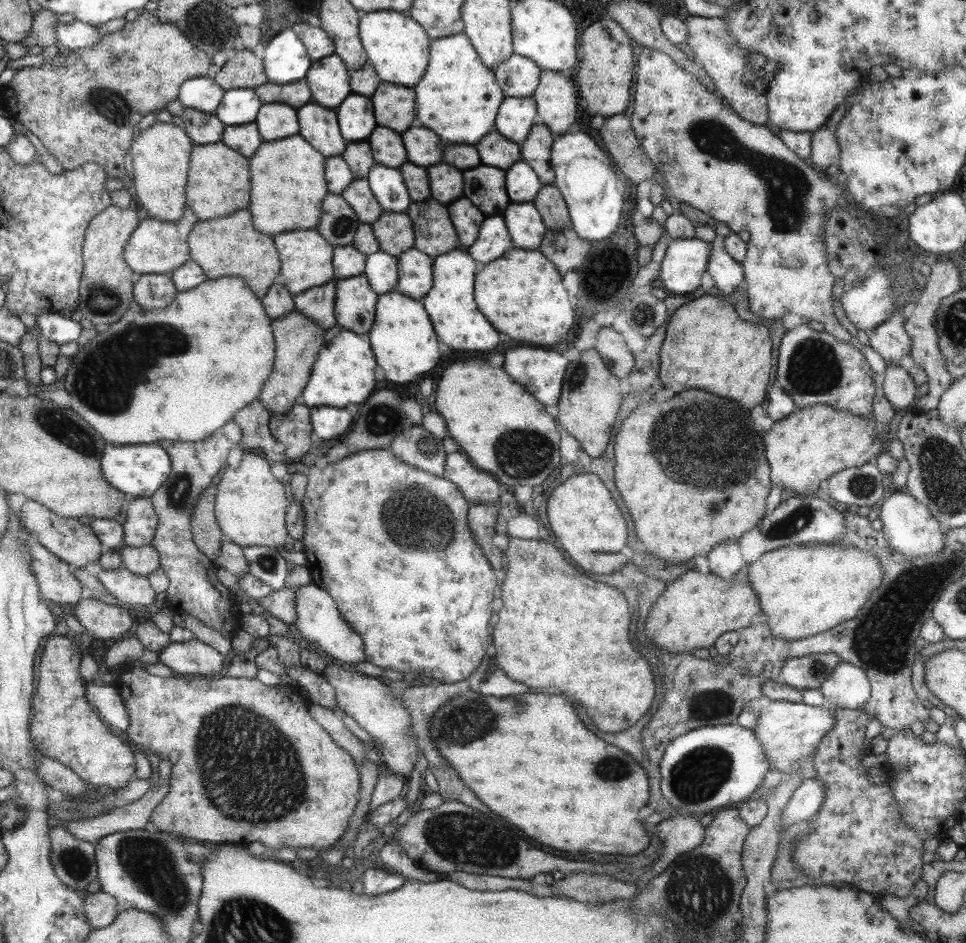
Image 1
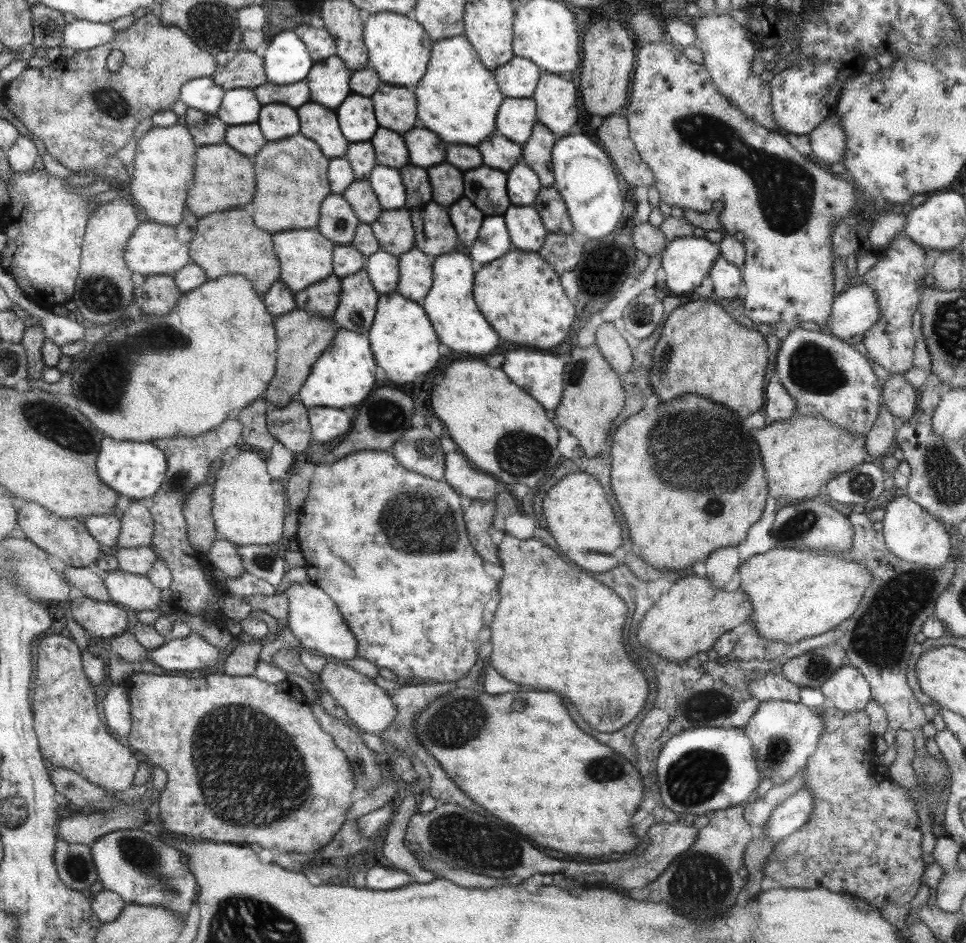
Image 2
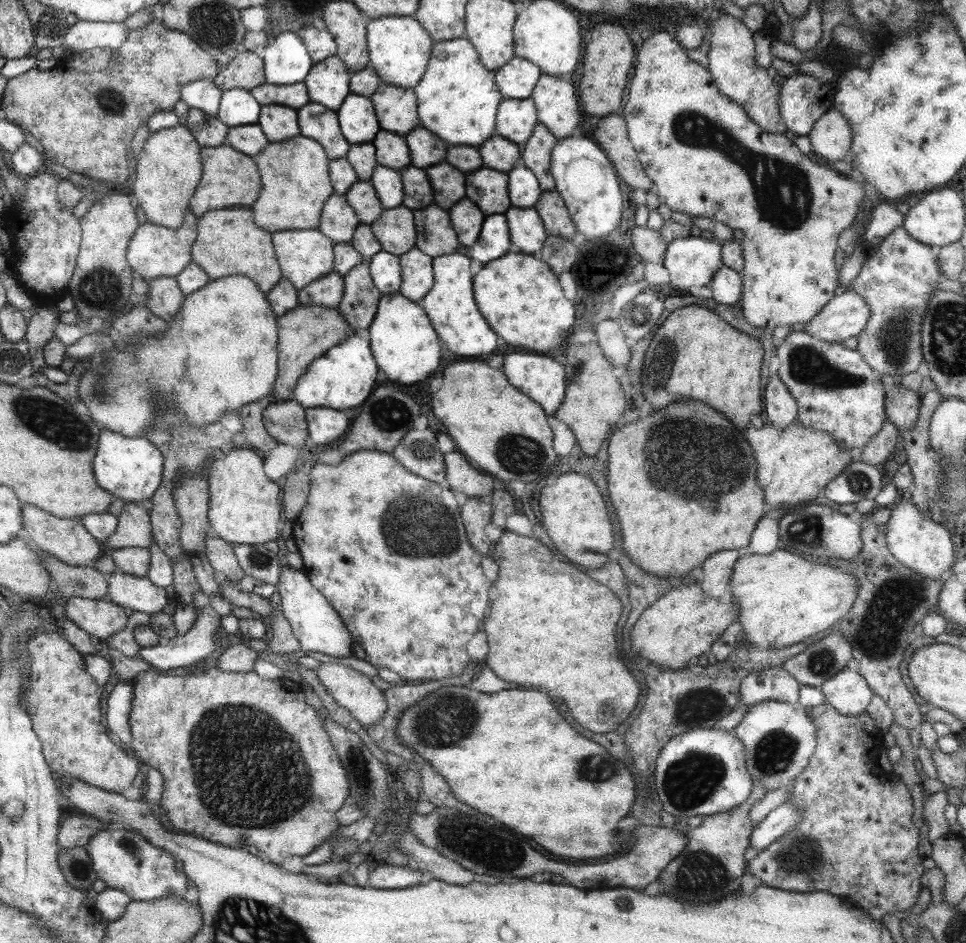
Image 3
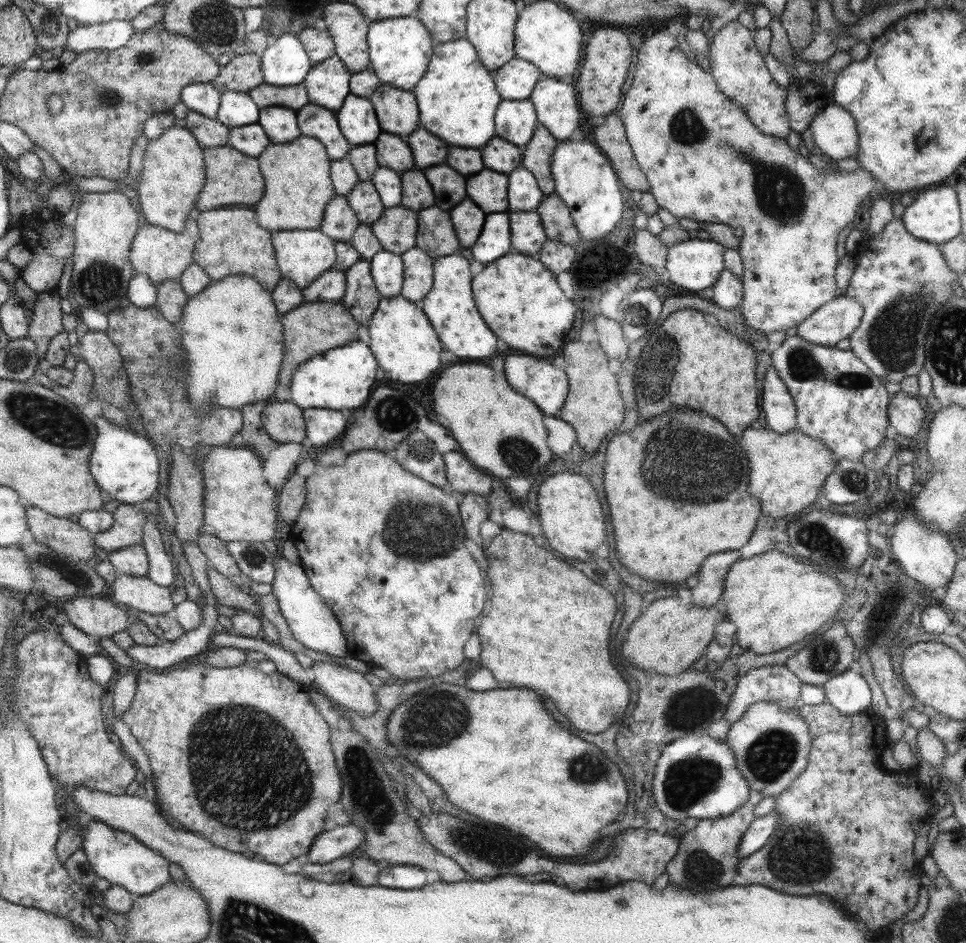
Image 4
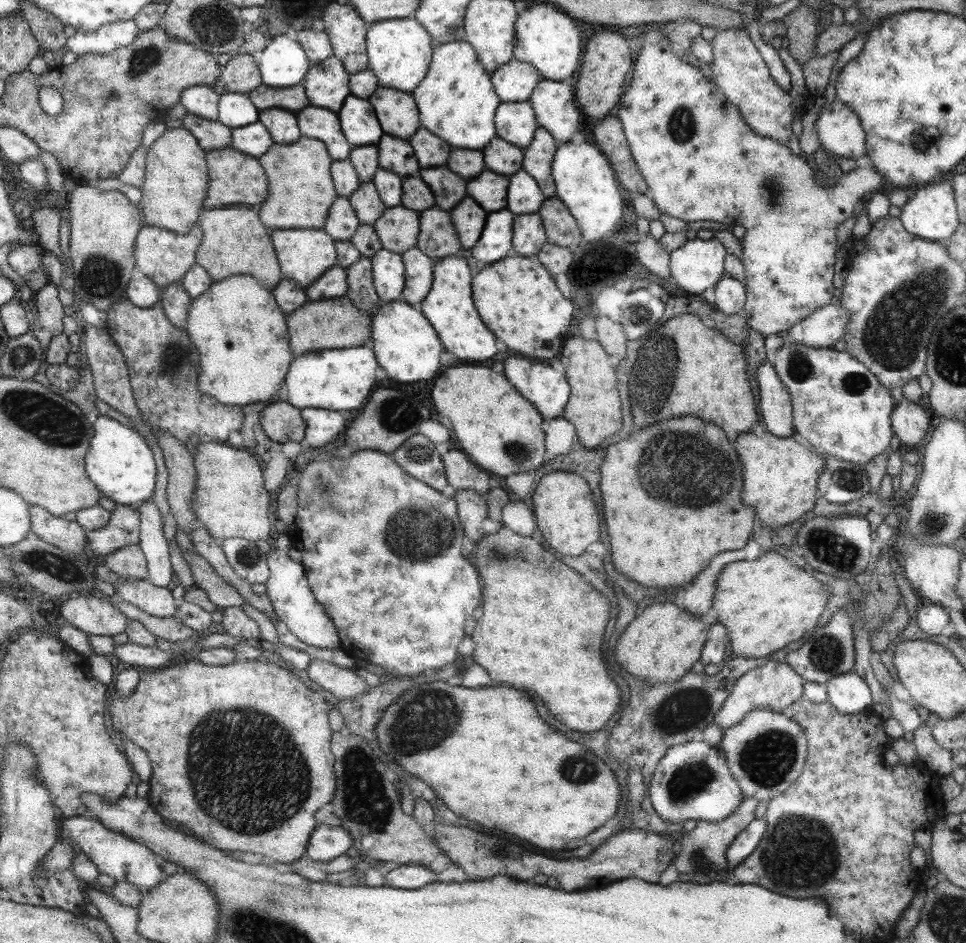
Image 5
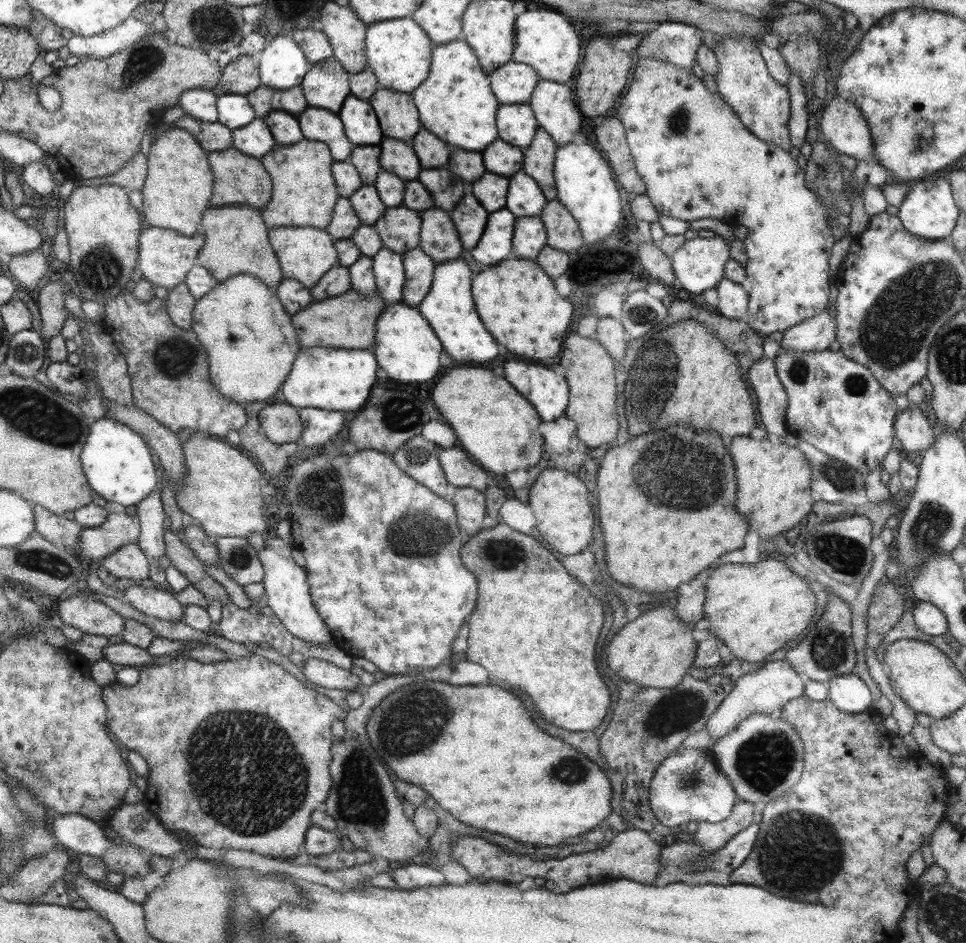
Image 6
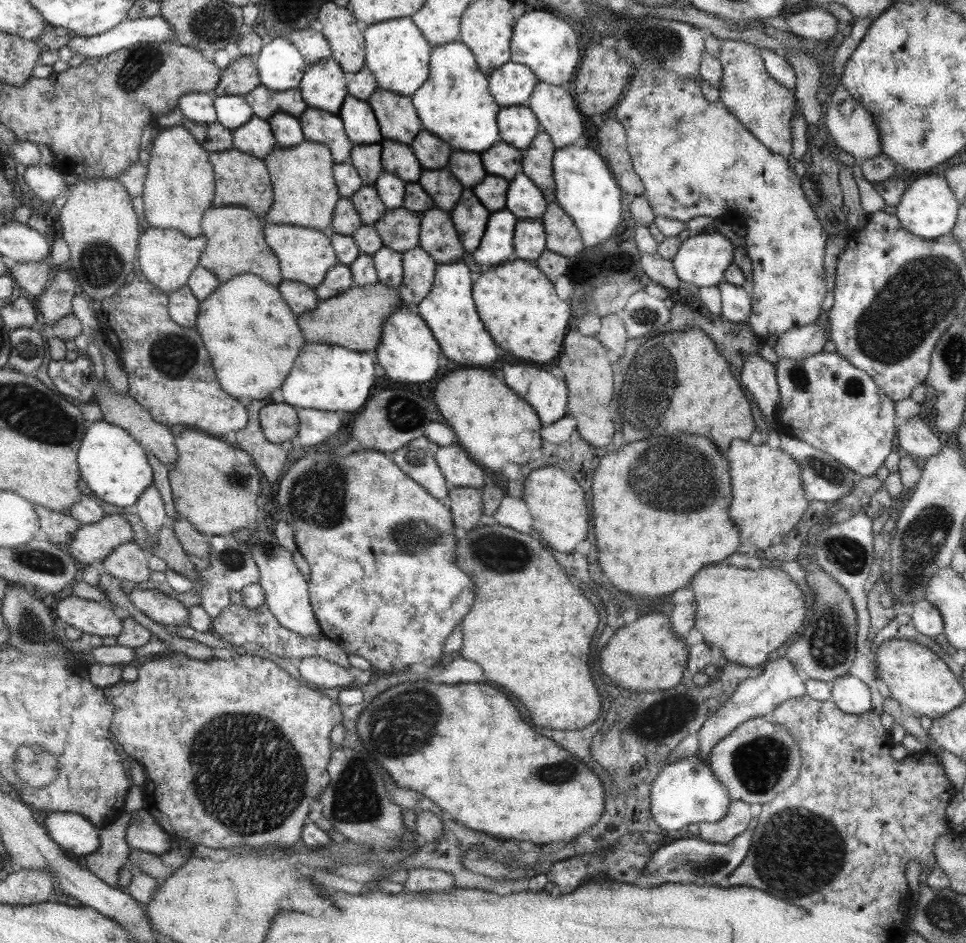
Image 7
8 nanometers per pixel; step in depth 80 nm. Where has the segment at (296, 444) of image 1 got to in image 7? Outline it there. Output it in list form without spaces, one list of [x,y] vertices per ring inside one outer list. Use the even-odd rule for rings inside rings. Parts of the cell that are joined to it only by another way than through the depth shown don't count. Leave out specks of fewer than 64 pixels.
[[[271,402],[258,412],[258,421],[263,436],[280,445],[298,432],[297,409],[285,403]]]

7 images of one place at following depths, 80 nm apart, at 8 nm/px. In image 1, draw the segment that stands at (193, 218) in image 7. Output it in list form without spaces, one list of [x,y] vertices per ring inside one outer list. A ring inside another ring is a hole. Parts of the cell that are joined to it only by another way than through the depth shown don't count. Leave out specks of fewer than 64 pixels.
[[[156,121],[147,130],[142,131],[130,144],[130,155],[133,164],[133,178],[127,182],[133,201],[146,212],[149,218],[174,223],[182,218],[183,202],[186,202],[185,178],[189,152],[193,144],[187,137],[186,130],[172,123]]]

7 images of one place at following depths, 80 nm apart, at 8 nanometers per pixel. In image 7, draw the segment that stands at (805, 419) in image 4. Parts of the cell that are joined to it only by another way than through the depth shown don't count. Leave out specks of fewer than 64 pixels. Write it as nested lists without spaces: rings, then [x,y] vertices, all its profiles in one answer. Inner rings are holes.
[[[818,352],[803,360],[779,358],[775,365],[777,373],[779,402],[778,412],[774,414],[775,430],[779,435],[797,437],[817,450],[831,455],[860,477],[875,474],[881,462],[891,452],[893,436],[895,436],[895,406],[875,384],[873,378],[836,352]]]

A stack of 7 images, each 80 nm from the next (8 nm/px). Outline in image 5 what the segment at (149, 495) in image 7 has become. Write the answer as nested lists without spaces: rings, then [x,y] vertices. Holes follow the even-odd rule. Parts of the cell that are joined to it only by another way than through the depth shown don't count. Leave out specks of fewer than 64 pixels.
[[[152,499],[136,506],[140,513],[141,532],[138,547],[147,559],[147,581],[158,587],[173,583],[173,571],[167,554],[167,541],[161,531],[161,514]]]

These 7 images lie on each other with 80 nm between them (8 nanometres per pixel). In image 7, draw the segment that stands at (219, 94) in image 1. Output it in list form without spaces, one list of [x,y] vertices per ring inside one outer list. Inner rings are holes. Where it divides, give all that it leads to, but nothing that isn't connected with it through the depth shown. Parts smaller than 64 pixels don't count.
[[[193,92],[184,95],[179,100],[179,111],[183,119],[199,125],[214,124],[217,120],[212,93]]]

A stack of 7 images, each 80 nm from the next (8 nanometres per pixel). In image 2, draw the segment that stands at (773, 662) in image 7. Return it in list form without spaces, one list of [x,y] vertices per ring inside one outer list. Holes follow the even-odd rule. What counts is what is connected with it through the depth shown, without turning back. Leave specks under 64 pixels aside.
[[[769,673],[752,680],[749,684],[750,696],[758,702],[779,700],[797,703],[797,685],[787,680],[781,673]]]

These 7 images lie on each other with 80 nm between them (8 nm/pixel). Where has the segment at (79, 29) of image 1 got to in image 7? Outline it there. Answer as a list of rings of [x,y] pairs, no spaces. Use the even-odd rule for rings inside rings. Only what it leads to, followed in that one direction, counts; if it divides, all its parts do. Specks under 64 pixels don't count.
[[[161,16],[149,18],[123,19],[121,24],[97,36],[76,35],[68,43],[74,55],[92,58],[109,56],[139,42],[161,44],[175,39],[171,25]]]

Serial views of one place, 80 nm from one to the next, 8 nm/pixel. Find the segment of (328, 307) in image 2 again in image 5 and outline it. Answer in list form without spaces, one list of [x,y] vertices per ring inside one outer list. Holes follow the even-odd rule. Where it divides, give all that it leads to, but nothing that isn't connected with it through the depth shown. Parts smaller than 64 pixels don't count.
[[[335,265],[330,271],[325,271],[314,283],[304,288],[307,301],[334,299],[346,294],[346,269]]]

